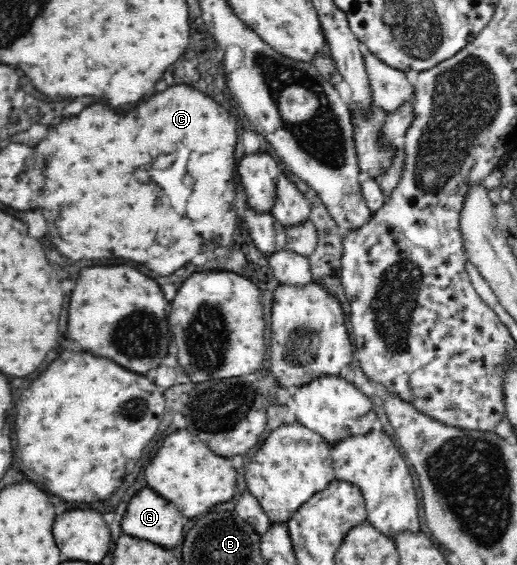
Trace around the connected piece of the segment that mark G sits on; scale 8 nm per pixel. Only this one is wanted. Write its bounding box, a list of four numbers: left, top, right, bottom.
[123,488,187,548]

